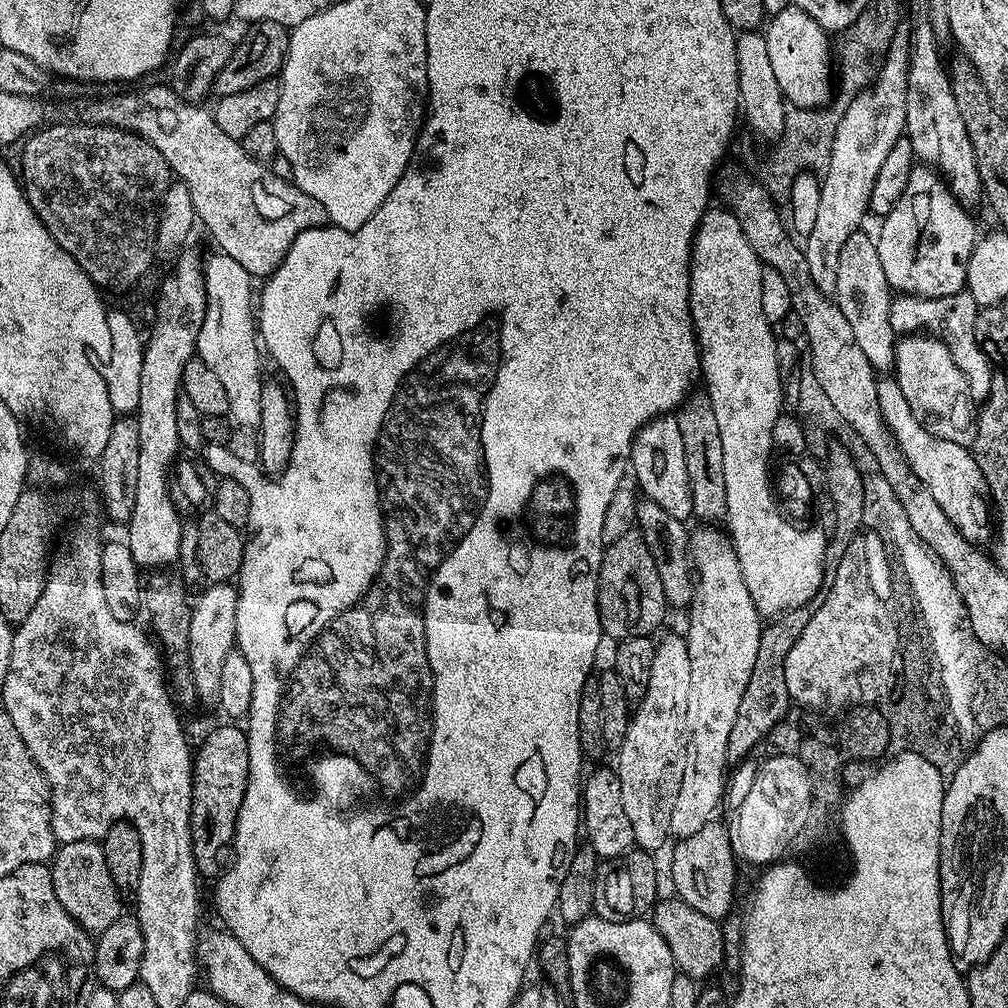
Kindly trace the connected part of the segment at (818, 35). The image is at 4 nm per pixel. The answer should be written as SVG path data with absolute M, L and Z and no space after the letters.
M793 6L771 17L763 35L771 68L785 101L800 108L822 108L827 105L834 93L834 52L828 49L829 37L814 22L814 18Z

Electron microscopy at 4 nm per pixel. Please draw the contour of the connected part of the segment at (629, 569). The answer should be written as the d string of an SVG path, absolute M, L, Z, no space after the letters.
M633 530L622 534L622 538L618 538L618 542L609 544L604 549L604 563L600 565L600 599L604 602L620 600L627 588L636 587L644 588L644 608L638 609L637 612L631 612L628 608L616 608L609 616L607 613L607 623L602 628L605 637L613 636L613 641L619 642L628 640L631 636L652 636L655 633L656 624L660 624L664 620L666 603L662 582L659 581L655 566L652 564L646 542L639 531Z

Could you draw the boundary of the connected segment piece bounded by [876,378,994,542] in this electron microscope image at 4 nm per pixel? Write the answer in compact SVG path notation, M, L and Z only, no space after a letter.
M894 378L877 379L878 406L884 415L886 426L891 430L897 446L902 450L910 470L930 490L934 496L934 502L942 506L942 514L958 526L963 536L973 542L991 541L994 536L994 524L988 521L988 510L990 514L990 500L986 495L988 484L984 481L982 470L978 462L972 456L971 447L958 442L946 442L946 438L938 438L918 422L914 410L902 398L902 390Z

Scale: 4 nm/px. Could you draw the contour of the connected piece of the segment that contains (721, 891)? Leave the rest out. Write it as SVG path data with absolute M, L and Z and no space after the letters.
M709 822L698 830L698 834L690 834L679 841L680 844L672 852L672 884L676 887L678 895L684 899L685 909L704 914L706 918L717 922L723 921L728 911L732 908L732 899L736 896L736 866L738 859L732 852L731 840L728 829L723 823Z

